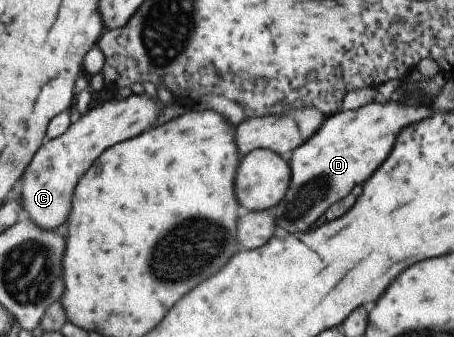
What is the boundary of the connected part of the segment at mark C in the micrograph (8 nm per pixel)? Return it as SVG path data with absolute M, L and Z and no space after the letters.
M132 94L123 100L115 100L112 95L105 96L99 106L92 106L88 112L80 116L65 130L63 136L49 140L41 152L37 152L37 160L33 160L33 168L25 172L25 180L21 182L21 217L26 216L41 230L55 230L69 214L69 204L73 196L73 188L77 180L85 174L85 170L97 160L105 148L117 144L119 140L127 140L149 128L159 116L163 104L147 94Z

